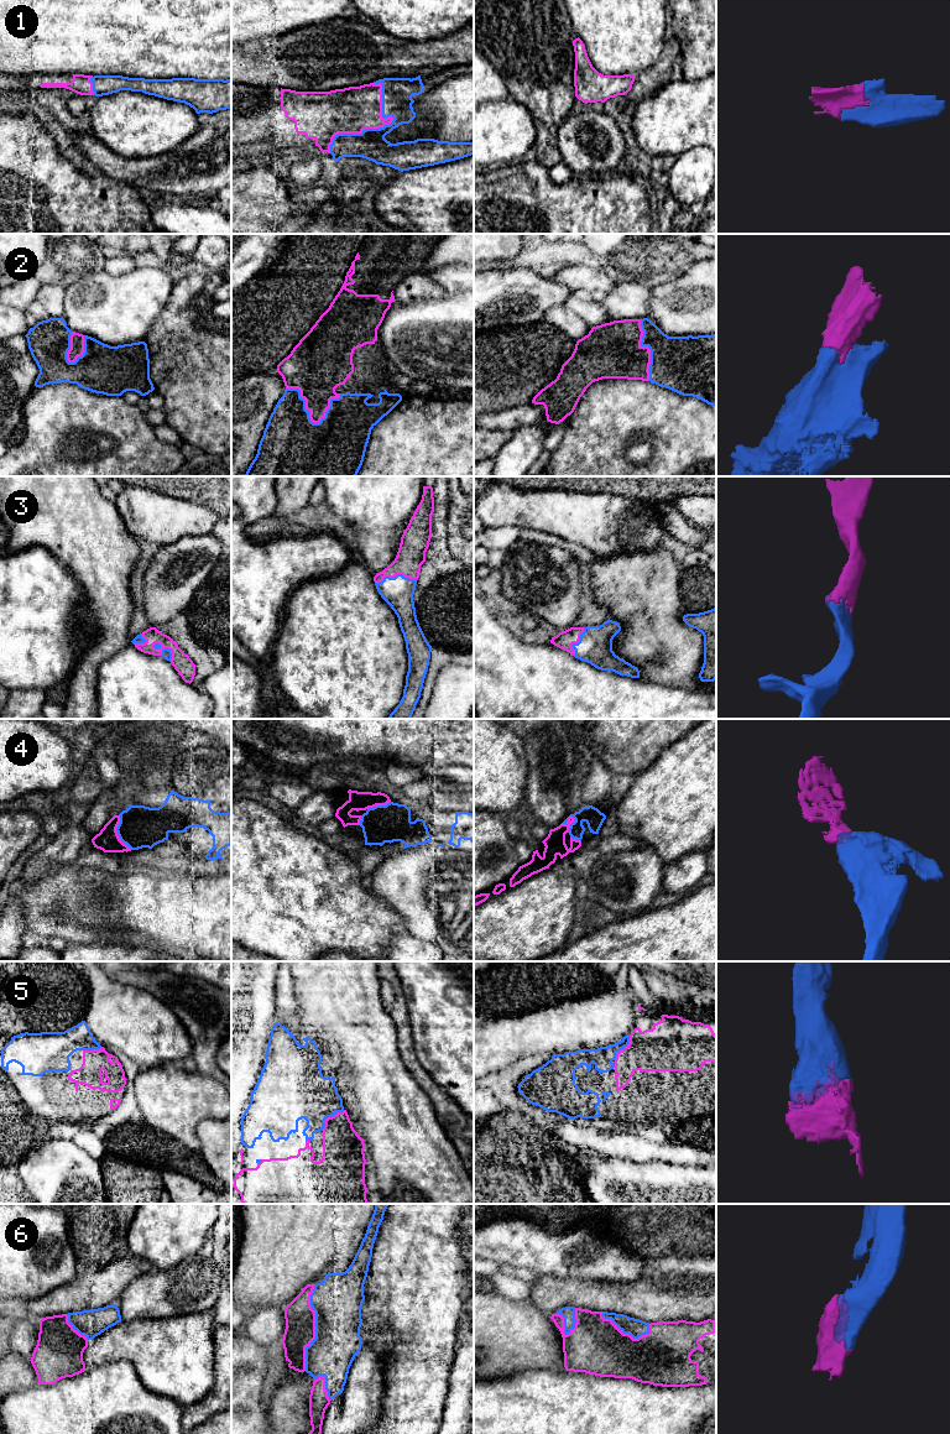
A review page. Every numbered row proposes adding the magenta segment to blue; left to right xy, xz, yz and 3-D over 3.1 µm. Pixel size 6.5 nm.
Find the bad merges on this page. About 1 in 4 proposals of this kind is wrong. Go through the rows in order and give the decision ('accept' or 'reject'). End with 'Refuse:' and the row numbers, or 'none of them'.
1: accept
2: accept
3: accept
4: accept
5: accept
6: accept
Refuse: none of them

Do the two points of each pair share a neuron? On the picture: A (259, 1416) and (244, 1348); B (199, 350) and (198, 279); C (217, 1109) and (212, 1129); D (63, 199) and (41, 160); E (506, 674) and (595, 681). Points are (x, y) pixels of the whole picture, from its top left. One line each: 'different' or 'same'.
A: same
B: same
C: different
D: same
E: same

